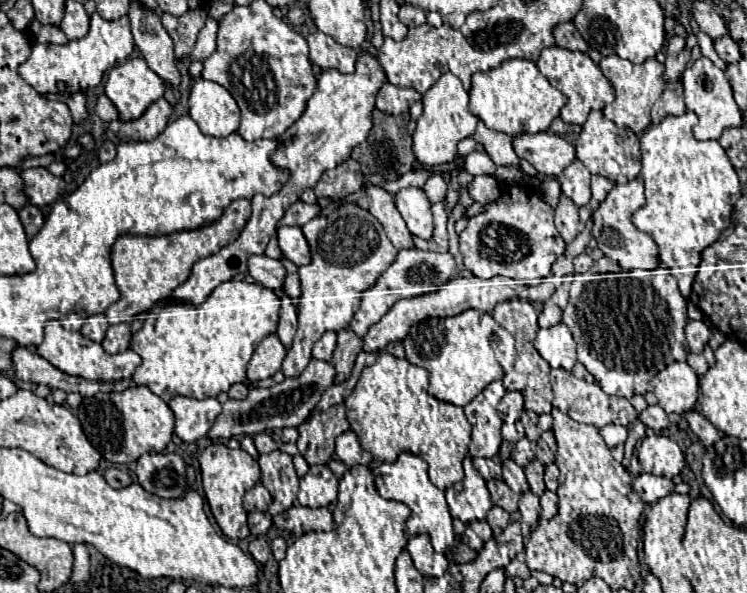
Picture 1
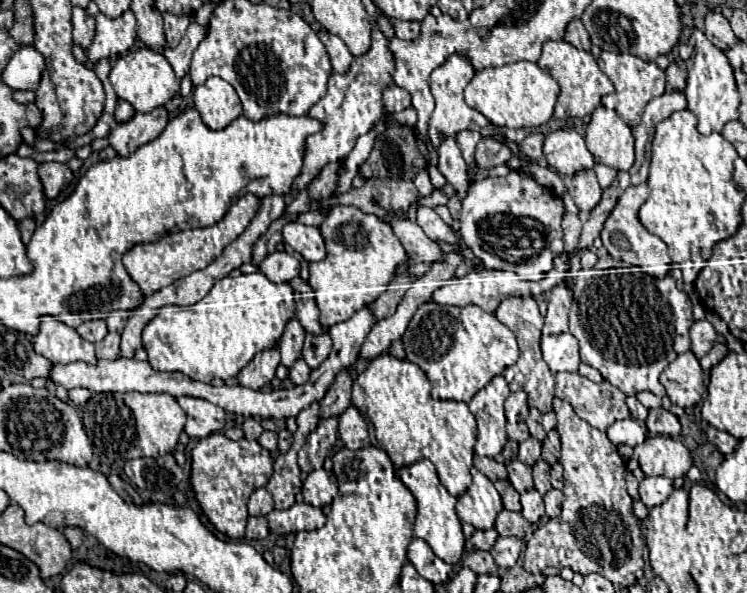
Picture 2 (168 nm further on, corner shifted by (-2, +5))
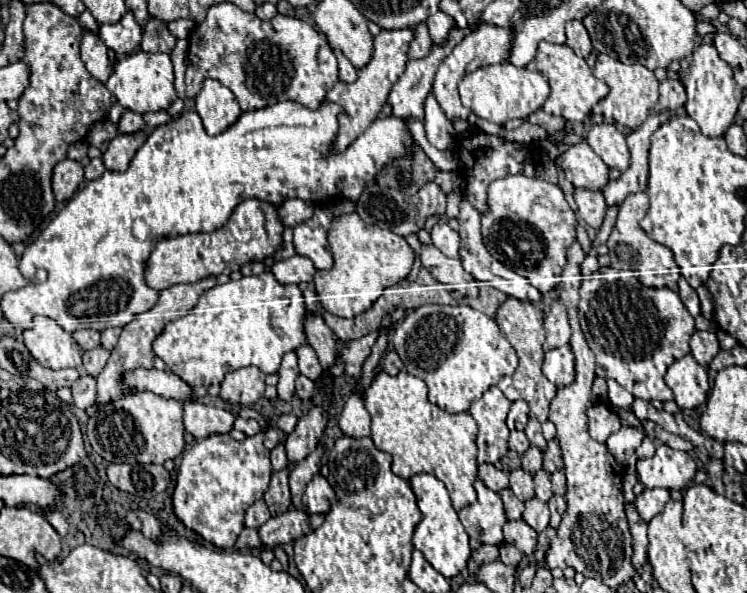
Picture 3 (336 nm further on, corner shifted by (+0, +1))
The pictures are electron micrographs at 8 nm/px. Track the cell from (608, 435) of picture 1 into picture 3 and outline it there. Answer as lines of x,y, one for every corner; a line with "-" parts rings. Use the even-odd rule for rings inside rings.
621,427
607,439
607,449
617,459
617,463
631,467
635,463
635,449
641,445
645,433
635,427

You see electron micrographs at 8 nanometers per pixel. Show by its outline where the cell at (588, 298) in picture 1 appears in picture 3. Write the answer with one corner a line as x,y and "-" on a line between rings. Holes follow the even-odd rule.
601,269
581,283
581,329
597,357
599,377
613,377
633,397
665,403
673,399
673,391
659,375
665,375
667,367
677,359
677,351
673,351
675,345
669,341
669,331
687,331
689,337
695,333
695,319
675,291
639,285
629,273
631,271

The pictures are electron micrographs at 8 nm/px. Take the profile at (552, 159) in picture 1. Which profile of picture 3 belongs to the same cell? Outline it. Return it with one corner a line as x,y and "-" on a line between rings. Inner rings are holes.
587,141
573,145
569,151
563,153
561,163
565,177
579,189
601,191
609,181
609,167
603,159
589,147

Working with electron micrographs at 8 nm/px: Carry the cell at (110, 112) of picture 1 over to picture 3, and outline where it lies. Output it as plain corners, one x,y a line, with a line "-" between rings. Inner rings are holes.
125,111
121,121
119,121
119,133
137,133
137,131
145,131
147,125
143,121
143,117
139,113
133,111

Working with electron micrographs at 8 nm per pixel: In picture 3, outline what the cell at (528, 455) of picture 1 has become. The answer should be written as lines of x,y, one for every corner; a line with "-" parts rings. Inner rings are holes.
529,447
523,455
521,455
521,461
523,461
523,469
531,475
535,475
541,465
543,465
543,453
537,449
537,447

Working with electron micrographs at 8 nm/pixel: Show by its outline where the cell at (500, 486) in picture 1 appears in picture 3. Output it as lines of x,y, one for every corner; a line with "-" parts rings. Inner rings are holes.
503,489
501,493
501,499
505,503
505,513
507,513
507,519
521,519
521,513
523,513
523,503
513,495
511,489

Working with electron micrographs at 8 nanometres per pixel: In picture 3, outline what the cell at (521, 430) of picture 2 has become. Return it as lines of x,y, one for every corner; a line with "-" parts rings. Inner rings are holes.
513,429
510,431
508,447
510,450
516,451
517,453
523,453
523,451
526,451
530,447
530,442
523,431

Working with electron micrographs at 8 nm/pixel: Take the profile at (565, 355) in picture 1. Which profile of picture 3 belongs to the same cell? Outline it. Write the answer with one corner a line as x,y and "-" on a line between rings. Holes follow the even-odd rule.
569,345
545,353
543,375
557,387
565,387
575,381
575,355

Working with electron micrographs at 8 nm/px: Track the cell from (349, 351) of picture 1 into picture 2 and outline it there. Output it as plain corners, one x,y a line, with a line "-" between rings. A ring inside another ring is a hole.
341,369
335,375
335,381
327,395
321,399
321,417
333,417
341,415
351,405
351,373
349,369

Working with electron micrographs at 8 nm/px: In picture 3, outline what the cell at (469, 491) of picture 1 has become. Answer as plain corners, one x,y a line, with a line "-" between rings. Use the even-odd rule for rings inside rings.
475,481
477,501
459,511
459,519
469,537
479,539
481,543
501,545
503,543
503,525
507,521
503,511
503,501
499,493
485,487
483,481

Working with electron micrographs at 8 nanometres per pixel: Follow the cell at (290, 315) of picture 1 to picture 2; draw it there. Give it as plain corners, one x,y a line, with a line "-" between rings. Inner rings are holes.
293,317
287,321
287,327
279,339
279,351
281,351
281,363
285,367
293,365
293,361
297,357
301,357
301,347
303,347
303,339
305,339
305,329
301,327
301,323

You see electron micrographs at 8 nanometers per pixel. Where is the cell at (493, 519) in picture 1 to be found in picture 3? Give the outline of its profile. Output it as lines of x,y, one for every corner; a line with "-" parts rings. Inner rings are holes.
523,519
507,521
503,527
503,533
505,533
505,541
513,543
525,555
533,555
533,551
537,549
537,533

